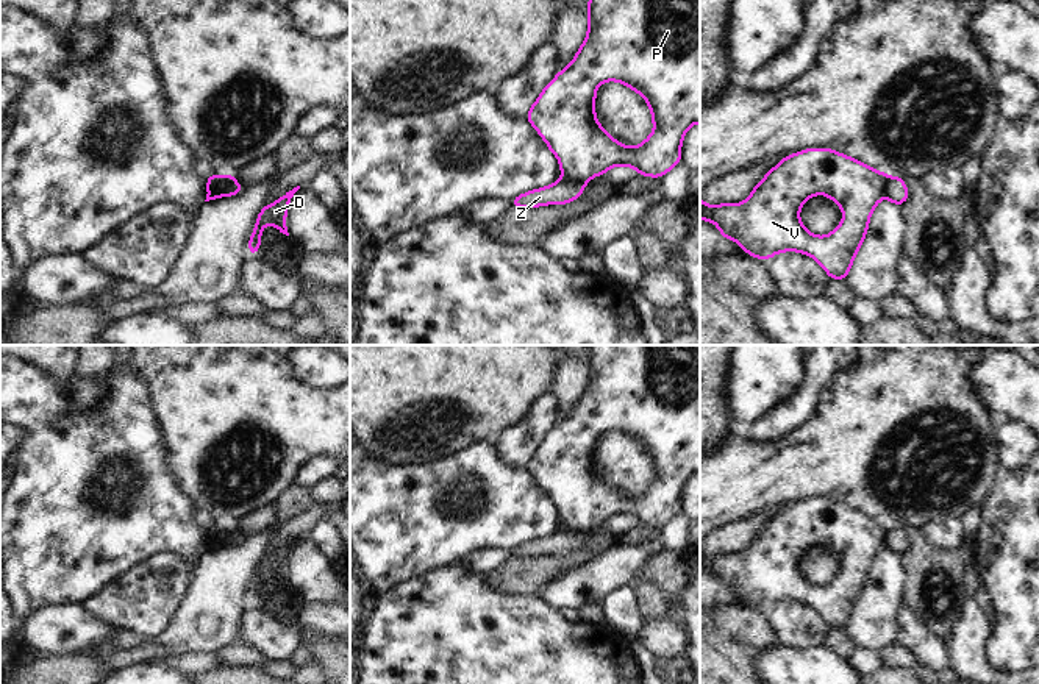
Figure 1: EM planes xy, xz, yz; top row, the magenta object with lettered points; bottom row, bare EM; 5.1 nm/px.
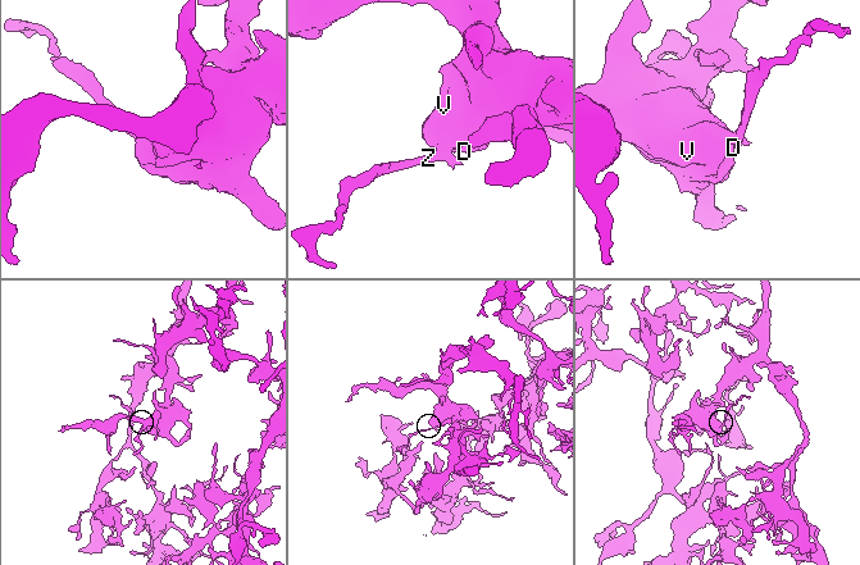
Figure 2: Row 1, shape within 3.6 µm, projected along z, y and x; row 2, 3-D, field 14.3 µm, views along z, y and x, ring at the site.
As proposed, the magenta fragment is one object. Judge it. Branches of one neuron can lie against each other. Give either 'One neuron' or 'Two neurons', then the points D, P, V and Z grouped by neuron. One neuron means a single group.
Two neurons. Groups: D P V / Z

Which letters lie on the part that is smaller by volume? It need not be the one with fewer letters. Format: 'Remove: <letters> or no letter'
Remove: Z

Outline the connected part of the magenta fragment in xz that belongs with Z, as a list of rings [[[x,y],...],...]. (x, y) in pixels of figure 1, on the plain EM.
[[[558,529],[552,536],[544,536],[514,547],[511,554],[514,558],[539,558],[544,554],[567,554],[577,550],[586,537],[586,533],[575,533],[570,529]]]

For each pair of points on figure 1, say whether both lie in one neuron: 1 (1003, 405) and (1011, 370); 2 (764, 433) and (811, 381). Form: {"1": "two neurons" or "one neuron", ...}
{"1": "one neuron", "2": "one neuron"}

